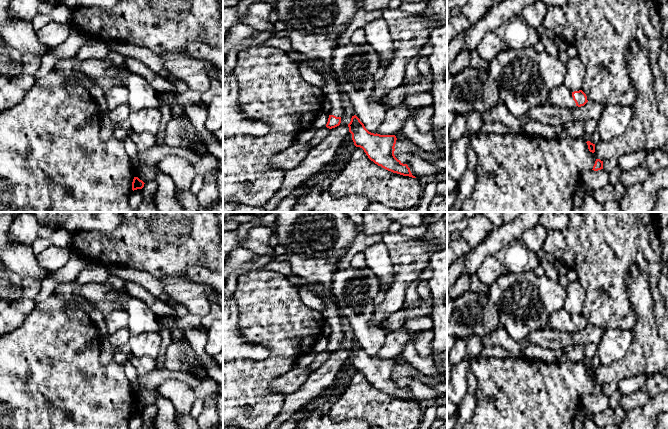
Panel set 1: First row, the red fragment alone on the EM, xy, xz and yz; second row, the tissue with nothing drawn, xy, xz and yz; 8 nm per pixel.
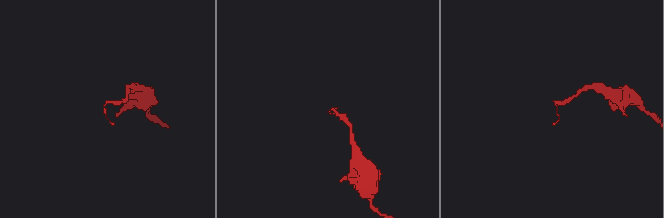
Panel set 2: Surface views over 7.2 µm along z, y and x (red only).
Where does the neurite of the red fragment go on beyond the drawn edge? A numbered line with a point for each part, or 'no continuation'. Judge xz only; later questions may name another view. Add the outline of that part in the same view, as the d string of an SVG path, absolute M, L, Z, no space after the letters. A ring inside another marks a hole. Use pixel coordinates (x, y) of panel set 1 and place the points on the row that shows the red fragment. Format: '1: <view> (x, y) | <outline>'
1: xz (331, 92) | M328 70L323 71L321 75L325 82L321 90L323 91L325 101L331 106L330 115L341 117L343 115L343 103L338 84Z

